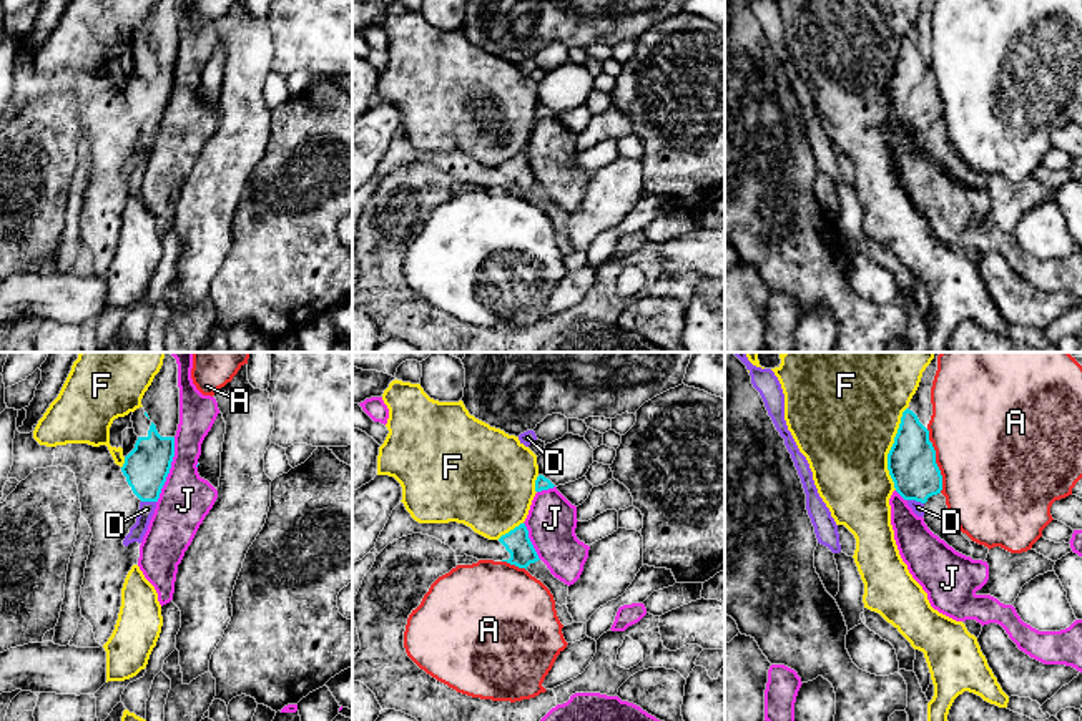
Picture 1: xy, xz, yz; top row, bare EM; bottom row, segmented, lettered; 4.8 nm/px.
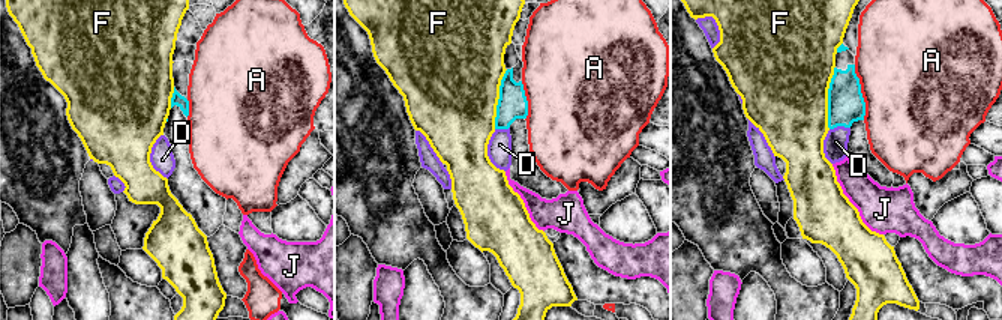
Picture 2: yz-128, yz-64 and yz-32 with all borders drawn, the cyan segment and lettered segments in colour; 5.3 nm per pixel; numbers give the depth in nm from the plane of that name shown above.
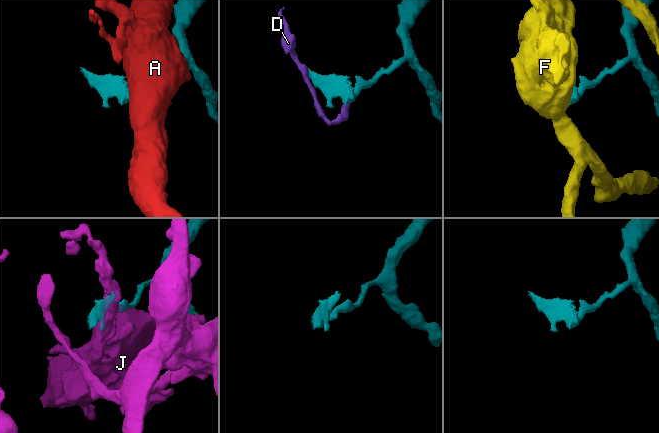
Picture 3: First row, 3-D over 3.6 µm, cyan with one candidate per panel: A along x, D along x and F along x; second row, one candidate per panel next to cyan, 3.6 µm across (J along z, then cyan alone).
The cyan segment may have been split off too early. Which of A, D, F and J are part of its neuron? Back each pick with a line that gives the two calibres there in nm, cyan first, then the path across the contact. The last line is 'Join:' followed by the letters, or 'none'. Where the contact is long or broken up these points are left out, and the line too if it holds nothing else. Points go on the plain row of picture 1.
D: 240 nm thick on the cyan side, 60 nm on the other; runs through yz (911, 90), (916, 103), (916, 128), (918, 135)
Join: D

